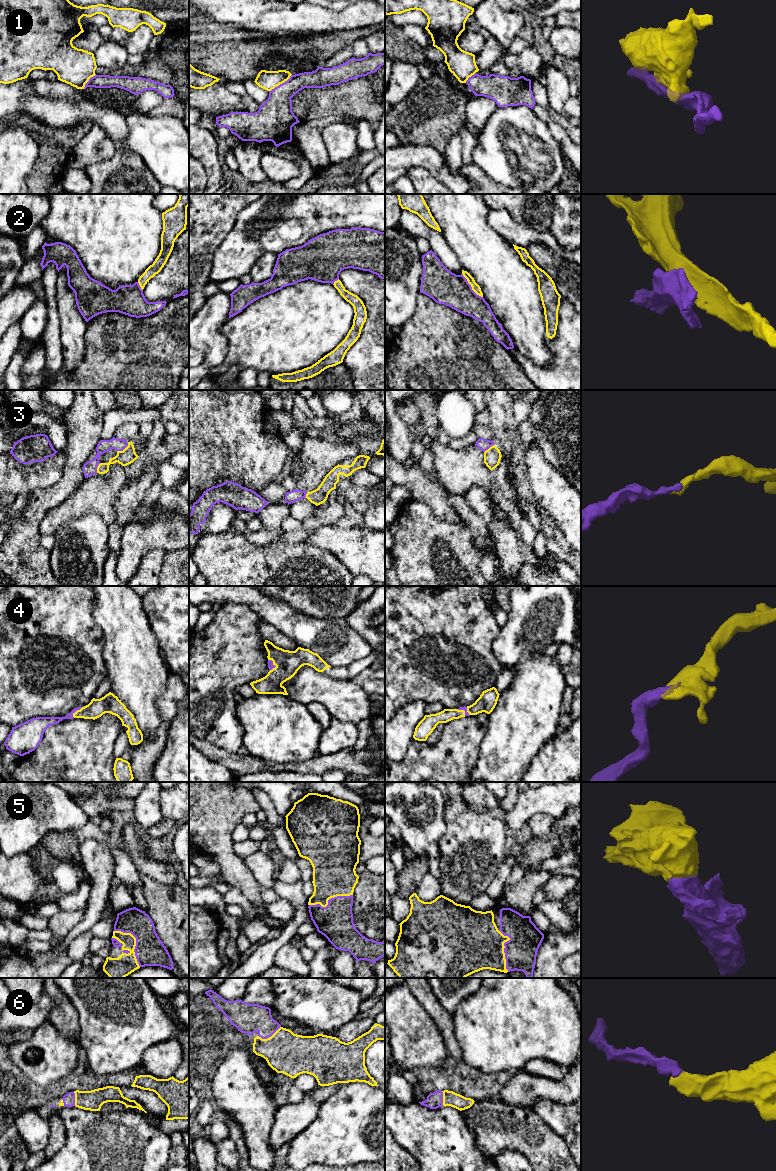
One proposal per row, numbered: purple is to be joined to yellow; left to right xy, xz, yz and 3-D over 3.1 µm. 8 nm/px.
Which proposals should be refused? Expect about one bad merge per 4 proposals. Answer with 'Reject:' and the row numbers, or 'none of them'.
Reject: 1, 2

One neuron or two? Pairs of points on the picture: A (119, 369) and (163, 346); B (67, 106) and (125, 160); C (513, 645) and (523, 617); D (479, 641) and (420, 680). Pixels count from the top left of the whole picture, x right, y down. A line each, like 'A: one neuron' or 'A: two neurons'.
A: one neuron
B: one neuron
C: one neuron
D: one neuron

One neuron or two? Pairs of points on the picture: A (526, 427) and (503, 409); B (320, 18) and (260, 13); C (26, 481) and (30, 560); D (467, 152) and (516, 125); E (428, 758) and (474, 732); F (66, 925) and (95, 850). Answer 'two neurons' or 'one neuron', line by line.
A: two neurons
B: one neuron
C: two neurons
D: two neurons
E: one neuron
F: two neurons

